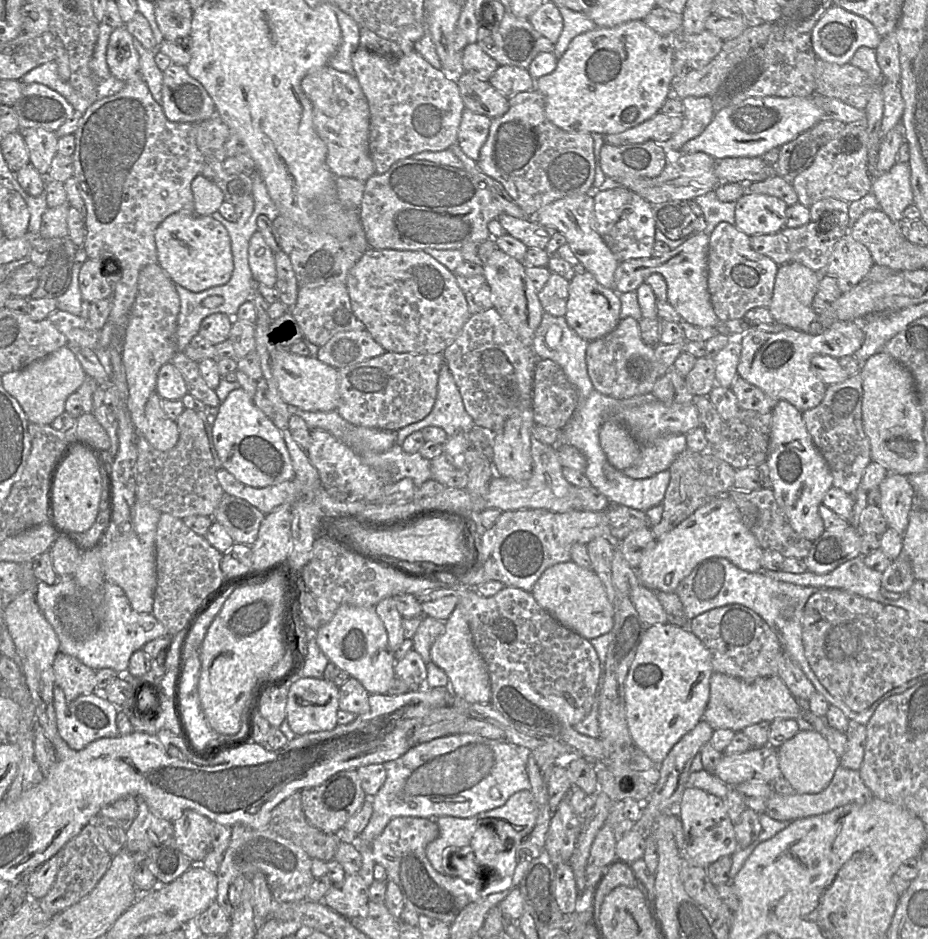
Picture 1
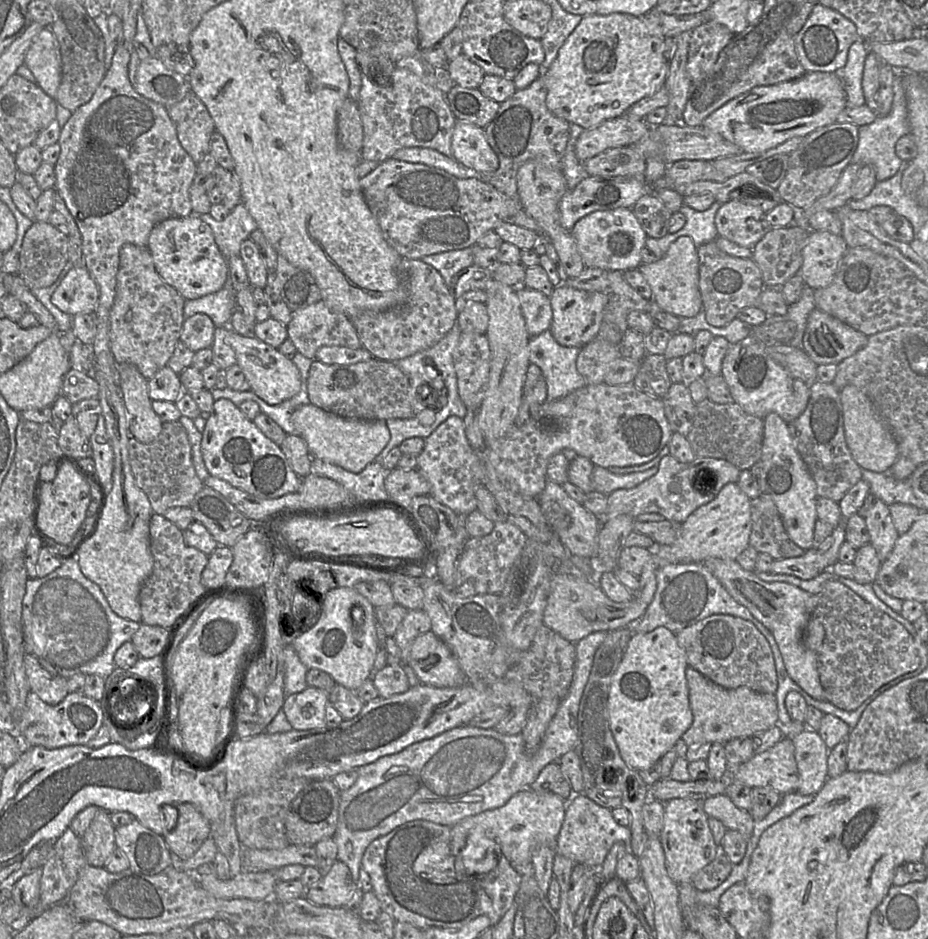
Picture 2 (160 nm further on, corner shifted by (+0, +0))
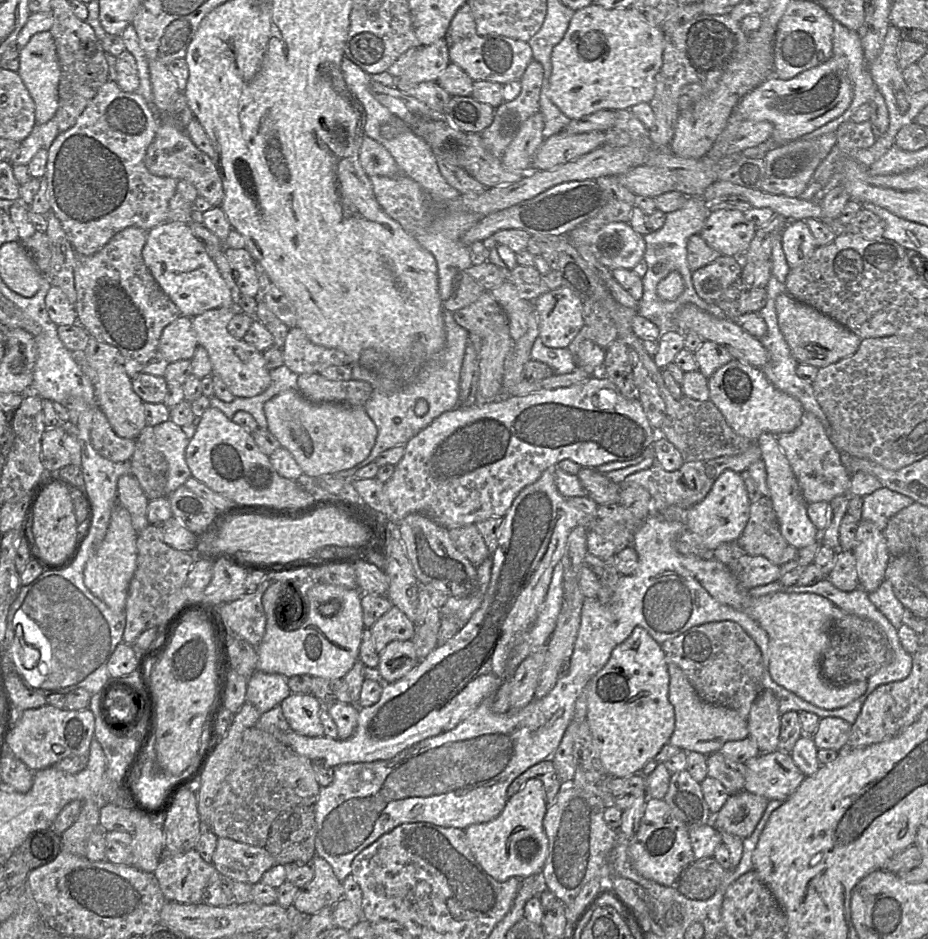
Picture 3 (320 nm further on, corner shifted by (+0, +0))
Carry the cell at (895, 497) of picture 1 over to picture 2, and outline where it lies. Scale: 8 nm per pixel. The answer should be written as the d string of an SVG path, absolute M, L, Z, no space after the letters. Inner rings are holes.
M877 499L865 521L870 534L870 544L881 562L884 562L900 536L894 526L889 506Z

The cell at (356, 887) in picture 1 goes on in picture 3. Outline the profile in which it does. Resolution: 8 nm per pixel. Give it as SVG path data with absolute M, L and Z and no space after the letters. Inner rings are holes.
M315 855L308 864L313 868L313 879L299 889L292 906L299 912L312 916L342 899L344 889L326 860Z

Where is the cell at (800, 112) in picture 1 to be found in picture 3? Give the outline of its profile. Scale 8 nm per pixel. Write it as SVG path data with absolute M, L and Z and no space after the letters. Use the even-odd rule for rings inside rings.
M832 56L791 79L769 78L742 98L734 113L741 120L770 122L774 127L771 142L780 146L798 140L840 116L849 107L852 96L844 62Z

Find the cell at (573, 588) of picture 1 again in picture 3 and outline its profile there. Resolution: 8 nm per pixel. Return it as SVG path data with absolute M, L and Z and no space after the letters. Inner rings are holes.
M724 471L713 483L707 496L686 512L686 527L698 534L709 551L720 544L736 541L742 534L750 517L751 501L741 474Z

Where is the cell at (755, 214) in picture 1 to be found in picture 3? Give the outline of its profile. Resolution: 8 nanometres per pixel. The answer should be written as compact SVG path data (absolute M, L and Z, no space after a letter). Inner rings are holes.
M716 210L710 213L699 235L721 256L735 258L747 251L758 229L740 211Z

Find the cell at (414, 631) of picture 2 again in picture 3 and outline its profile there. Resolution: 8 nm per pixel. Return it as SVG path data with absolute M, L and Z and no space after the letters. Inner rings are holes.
M392 607L369 628L375 650L379 653L393 641L411 640L415 624L397 607Z

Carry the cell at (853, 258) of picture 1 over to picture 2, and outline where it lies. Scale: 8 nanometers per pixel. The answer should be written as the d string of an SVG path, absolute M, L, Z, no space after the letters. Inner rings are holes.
M811 232L802 251L803 264L799 272L805 286L812 290L829 286L848 249L841 235Z

